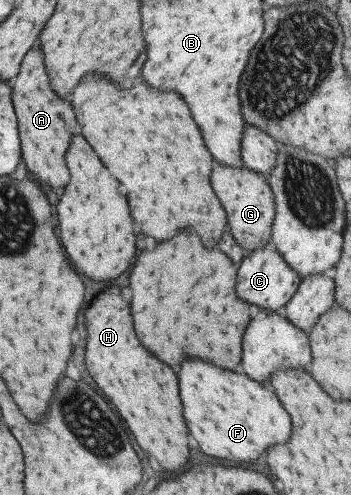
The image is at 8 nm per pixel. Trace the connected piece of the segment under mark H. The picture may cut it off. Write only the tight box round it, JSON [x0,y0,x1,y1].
[84,287,188,473]

